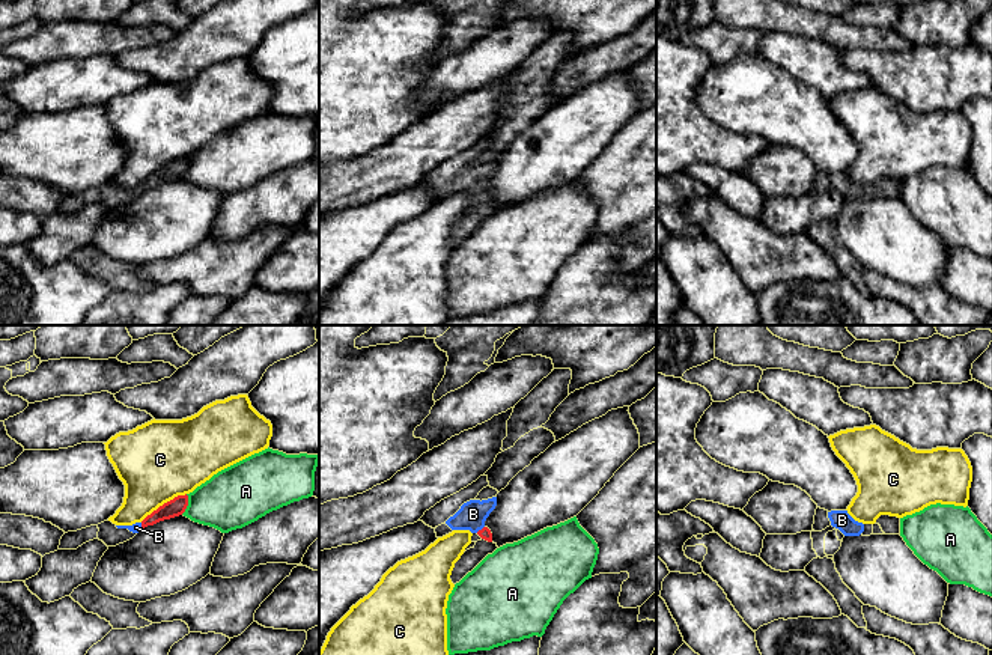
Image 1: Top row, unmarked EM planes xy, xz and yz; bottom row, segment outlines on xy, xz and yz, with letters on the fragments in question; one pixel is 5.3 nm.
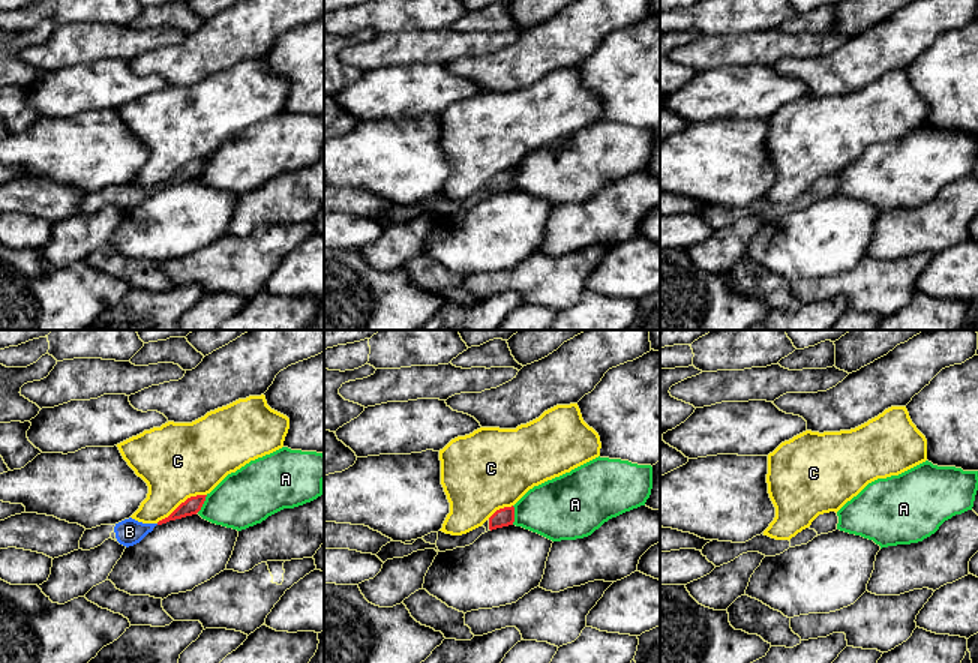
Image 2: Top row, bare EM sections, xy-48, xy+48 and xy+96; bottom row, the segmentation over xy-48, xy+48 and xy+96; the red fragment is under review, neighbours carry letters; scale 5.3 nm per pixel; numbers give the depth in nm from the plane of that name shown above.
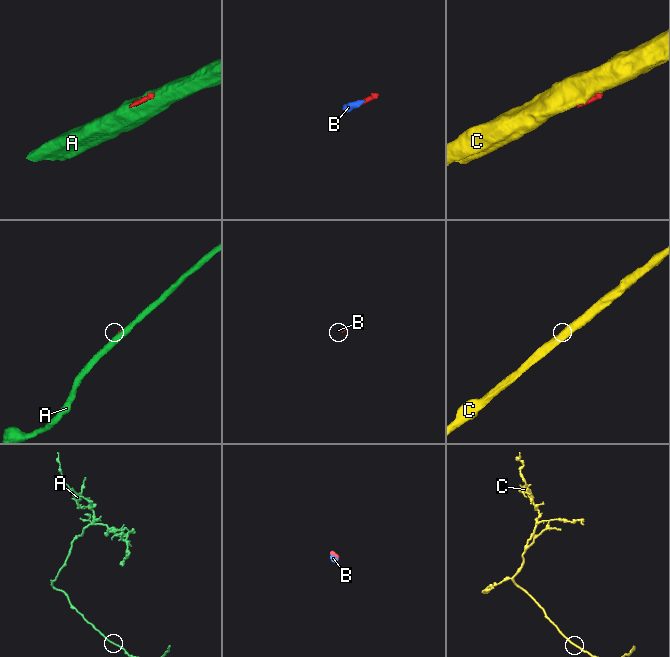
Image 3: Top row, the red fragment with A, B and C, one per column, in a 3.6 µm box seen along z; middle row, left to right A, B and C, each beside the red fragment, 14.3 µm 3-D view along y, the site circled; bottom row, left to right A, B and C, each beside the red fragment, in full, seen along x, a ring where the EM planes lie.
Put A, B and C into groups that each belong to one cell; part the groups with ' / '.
A / B / C

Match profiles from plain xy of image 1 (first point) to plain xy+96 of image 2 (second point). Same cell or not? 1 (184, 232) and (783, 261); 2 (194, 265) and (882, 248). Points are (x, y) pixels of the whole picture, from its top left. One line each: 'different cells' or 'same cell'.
1: same cell
2: different cells

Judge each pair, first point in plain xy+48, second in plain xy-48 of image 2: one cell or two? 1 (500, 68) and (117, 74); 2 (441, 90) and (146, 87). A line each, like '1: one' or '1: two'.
1: two
2: one

